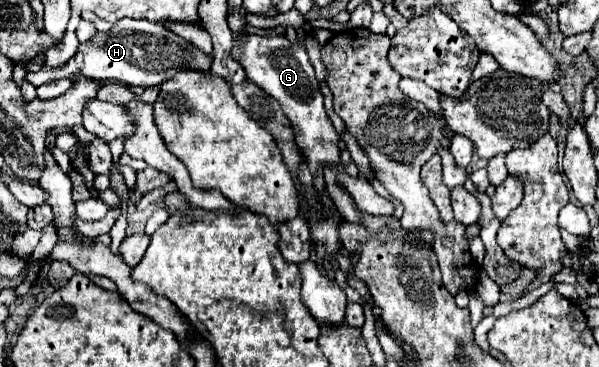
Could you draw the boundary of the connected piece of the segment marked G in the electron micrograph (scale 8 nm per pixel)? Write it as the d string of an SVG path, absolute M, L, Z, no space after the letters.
M250 34L234 40L232 56L244 66L250 82L254 82L268 96L274 96L280 102L284 114L292 122L296 144L306 156L312 178L316 178L318 170L324 170L324 164L342 164L338 148L340 138L324 110L324 96L320 92L320 84L314 76L314 68L308 60L304 46L300 46L298 42L288 42L284 36L270 38Z

